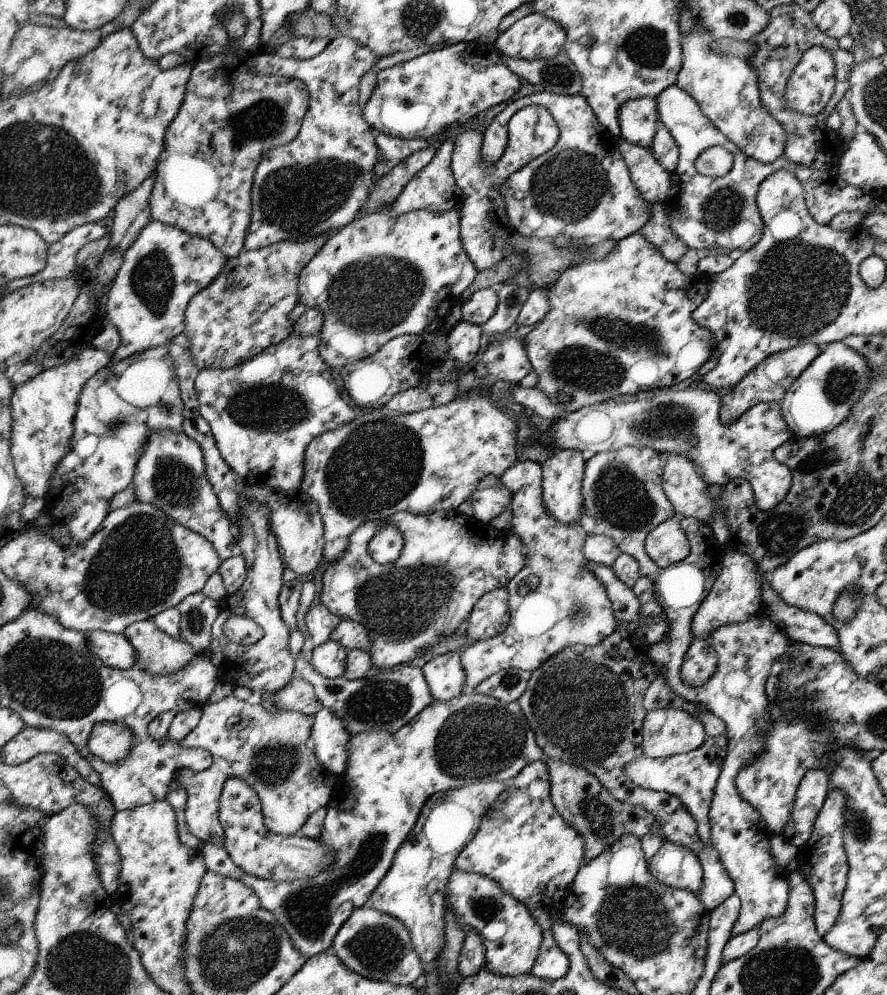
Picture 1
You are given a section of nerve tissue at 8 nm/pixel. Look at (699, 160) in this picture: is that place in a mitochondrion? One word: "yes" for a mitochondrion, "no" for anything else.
no

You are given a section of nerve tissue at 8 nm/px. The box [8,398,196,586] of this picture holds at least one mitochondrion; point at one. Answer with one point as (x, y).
(117, 424)

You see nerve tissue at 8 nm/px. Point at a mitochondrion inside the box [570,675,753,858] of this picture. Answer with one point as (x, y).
(595, 816)

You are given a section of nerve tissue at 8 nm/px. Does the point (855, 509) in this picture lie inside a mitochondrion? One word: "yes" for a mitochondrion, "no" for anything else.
yes

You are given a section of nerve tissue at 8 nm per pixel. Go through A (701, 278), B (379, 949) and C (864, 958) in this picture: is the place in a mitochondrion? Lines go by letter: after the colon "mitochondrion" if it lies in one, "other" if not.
A: other
B: mitochondrion
C: other

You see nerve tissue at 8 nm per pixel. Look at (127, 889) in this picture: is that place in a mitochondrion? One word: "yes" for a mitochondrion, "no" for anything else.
no

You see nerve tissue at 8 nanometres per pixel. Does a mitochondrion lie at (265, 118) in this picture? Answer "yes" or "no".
yes

